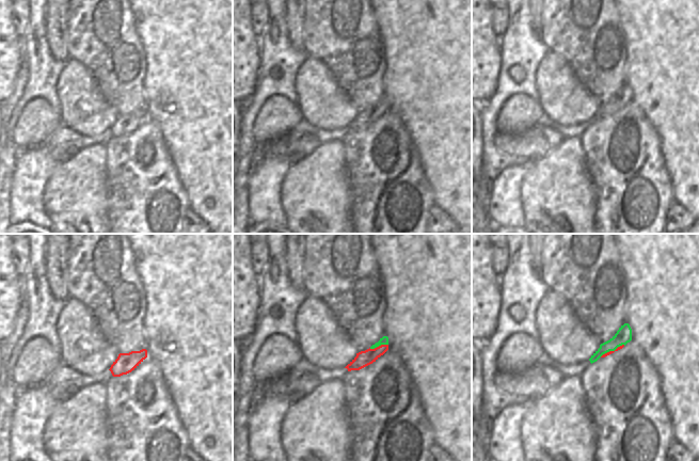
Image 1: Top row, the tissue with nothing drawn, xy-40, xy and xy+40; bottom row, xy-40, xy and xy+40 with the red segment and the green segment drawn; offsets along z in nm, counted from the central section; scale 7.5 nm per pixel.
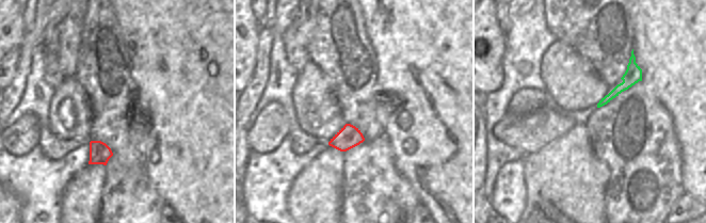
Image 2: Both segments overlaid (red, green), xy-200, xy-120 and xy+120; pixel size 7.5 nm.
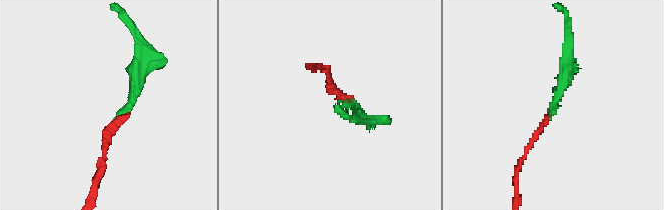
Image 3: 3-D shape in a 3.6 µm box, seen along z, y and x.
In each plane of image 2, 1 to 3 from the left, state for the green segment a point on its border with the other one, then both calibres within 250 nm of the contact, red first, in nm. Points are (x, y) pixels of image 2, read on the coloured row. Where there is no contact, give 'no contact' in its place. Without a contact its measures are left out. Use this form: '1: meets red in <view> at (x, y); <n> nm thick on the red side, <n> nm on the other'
1: no contact
2: no contact
3: no contact

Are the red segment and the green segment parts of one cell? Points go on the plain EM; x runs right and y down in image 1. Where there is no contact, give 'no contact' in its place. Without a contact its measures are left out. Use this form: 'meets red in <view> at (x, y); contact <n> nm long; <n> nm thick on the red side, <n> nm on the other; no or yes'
meets red in xy at (379, 107); contact 150 nm long; 120 nm thick on the red side, 60 nm on the other; yes

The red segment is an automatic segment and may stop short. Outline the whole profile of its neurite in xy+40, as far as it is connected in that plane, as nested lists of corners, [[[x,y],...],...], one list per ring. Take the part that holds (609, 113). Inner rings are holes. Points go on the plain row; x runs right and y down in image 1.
[[[624,84],[609,101],[600,106],[600,109],[589,120],[590,124],[592,125],[600,118],[605,118],[615,112],[622,110],[631,101],[632,90],[629,84]]]

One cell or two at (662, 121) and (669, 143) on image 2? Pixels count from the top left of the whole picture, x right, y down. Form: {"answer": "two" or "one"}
{"answer": "one"}

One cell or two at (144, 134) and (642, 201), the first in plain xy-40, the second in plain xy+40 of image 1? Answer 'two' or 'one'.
one

